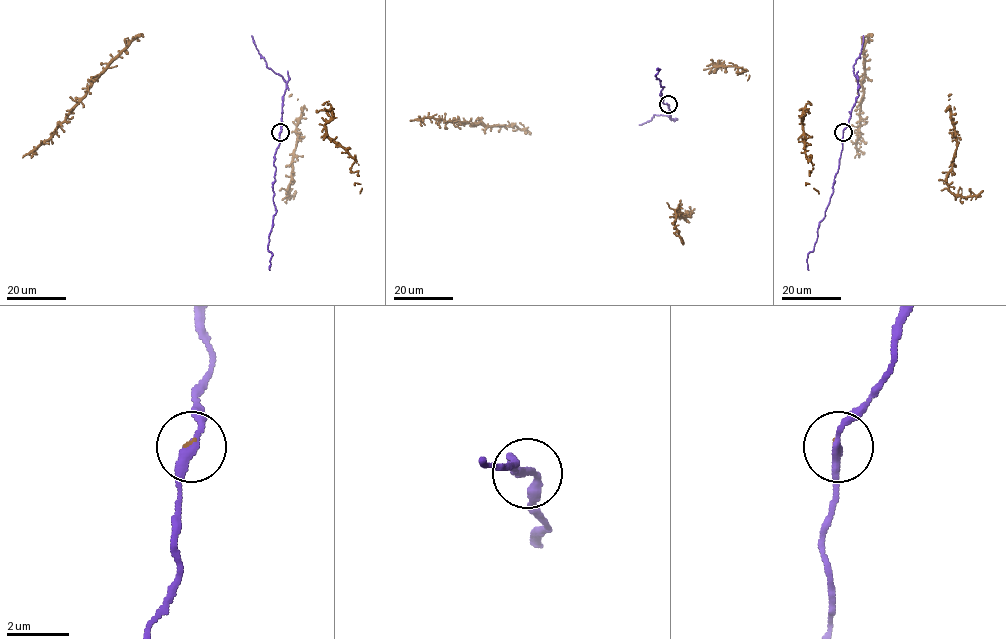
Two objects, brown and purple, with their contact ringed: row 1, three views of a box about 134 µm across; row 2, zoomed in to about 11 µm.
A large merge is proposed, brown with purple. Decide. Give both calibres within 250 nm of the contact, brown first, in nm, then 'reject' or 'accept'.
50/280 nm | reject

